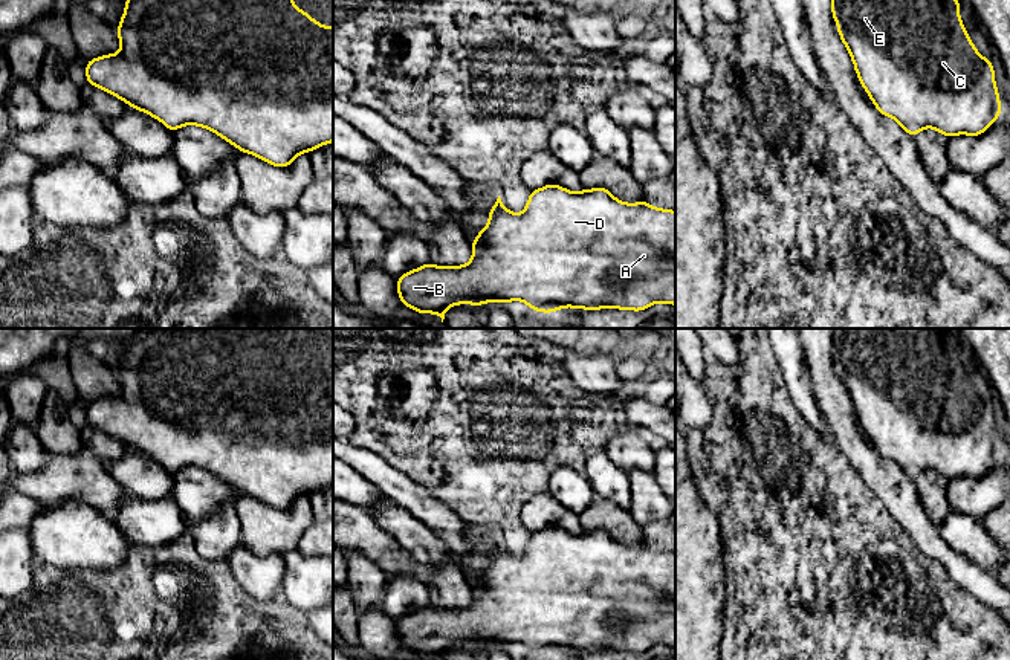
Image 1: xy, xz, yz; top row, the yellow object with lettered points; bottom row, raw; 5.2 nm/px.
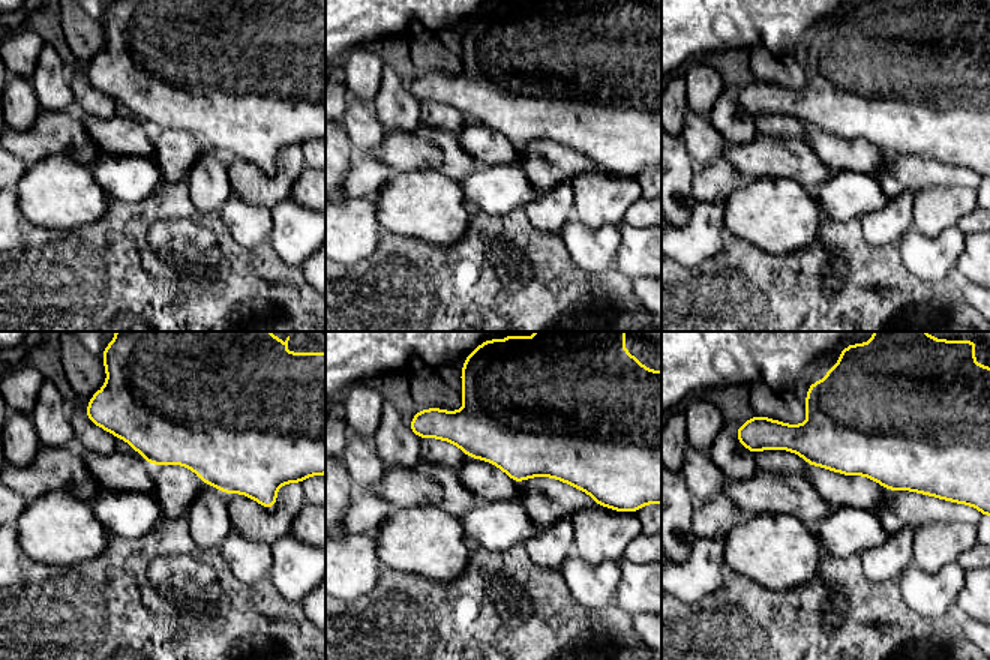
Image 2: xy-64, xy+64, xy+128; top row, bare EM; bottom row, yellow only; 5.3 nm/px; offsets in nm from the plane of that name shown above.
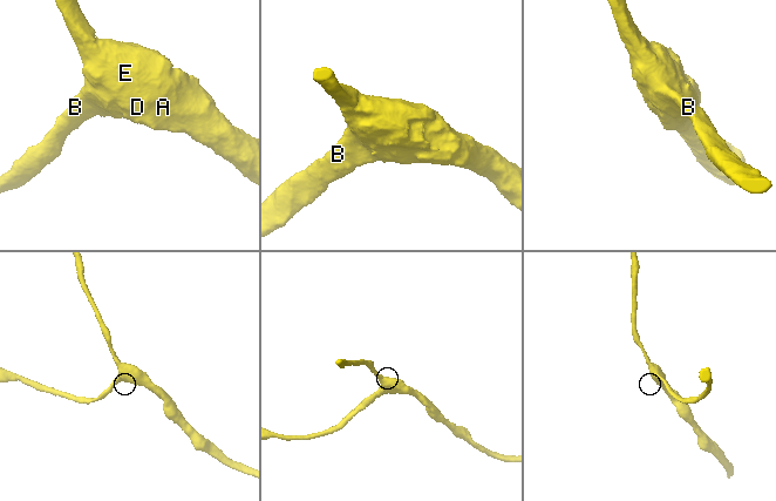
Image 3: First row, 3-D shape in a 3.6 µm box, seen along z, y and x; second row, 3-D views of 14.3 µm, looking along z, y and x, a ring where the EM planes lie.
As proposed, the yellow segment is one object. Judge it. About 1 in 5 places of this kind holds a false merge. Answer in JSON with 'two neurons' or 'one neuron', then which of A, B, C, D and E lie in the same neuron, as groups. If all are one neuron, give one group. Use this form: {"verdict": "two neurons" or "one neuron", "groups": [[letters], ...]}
{"verdict": "one neuron", "groups": [["A", "B", "C", "D", "E"]]}

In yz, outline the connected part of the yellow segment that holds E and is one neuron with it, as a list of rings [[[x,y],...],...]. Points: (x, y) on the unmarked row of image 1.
[[[834,328],[831,339],[831,356],[837,367],[839,379],[845,387],[859,419],[860,428],[866,432],[874,449],[888,460],[895,461],[900,469],[915,480],[918,474],[931,469],[947,481],[957,477],[981,478],[999,458],[1001,443],[998,428],[995,426],[993,403],[984,400],[972,385],[961,361],[960,342],[937,328]]]

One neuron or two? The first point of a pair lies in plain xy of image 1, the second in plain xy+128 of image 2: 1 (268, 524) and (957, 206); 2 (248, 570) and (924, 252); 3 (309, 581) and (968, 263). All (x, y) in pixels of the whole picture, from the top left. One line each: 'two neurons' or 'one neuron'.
1: one neuron
2: one neuron
3: one neuron

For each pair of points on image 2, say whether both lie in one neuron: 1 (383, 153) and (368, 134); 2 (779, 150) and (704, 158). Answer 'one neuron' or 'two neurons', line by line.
1: two neurons
2: two neurons

